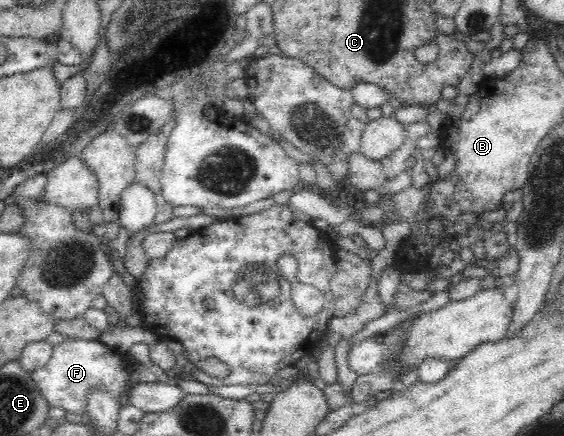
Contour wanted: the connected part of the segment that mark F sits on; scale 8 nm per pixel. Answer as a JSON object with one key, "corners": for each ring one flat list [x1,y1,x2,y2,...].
{"corners":[[66,338,53,348,46,366,32,372,32,378,50,406,82,414,87,409,91,390,108,390,116,400,124,402,126,391,131,386,129,377,132,370,133,366,126,358,124,360,124,357,99,340]]}

